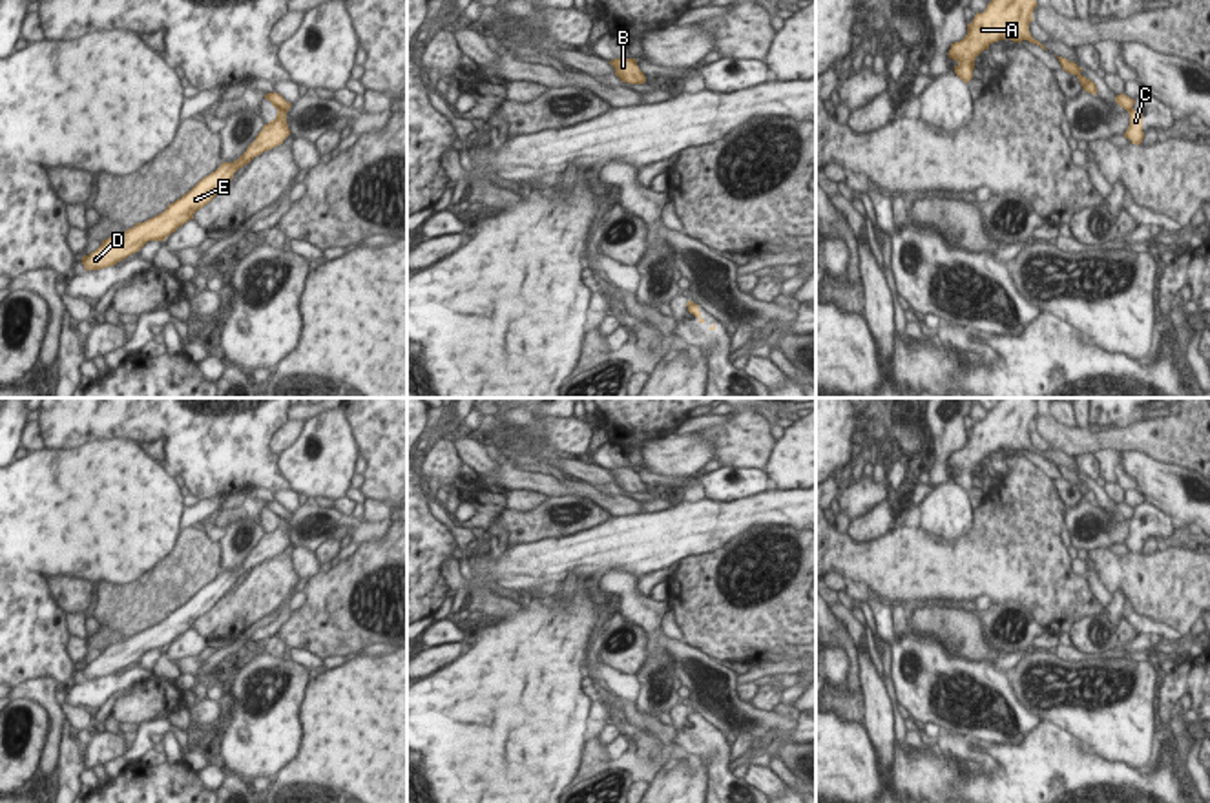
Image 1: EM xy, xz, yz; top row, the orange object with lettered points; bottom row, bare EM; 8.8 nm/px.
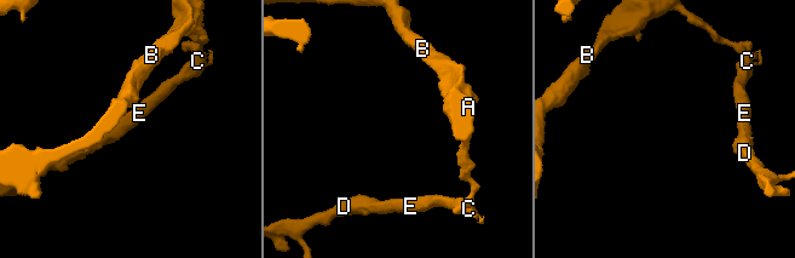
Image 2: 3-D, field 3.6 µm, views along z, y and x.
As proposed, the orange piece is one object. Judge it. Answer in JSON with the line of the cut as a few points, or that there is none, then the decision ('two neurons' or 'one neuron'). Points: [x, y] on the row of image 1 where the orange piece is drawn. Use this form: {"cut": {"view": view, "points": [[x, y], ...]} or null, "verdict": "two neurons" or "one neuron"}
{"cut": {"view": "xy", "points": [[278, 110], [285, 112]]}, "verdict": "two neurons"}

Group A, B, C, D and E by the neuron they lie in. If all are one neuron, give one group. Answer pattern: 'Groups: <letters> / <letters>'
Groups: A B / C D E.

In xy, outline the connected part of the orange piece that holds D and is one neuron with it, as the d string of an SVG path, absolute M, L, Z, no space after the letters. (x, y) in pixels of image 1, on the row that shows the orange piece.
M277 111L276 119L263 126L256 141L237 161L223 162L215 172L201 179L188 193L168 204L162 214L104 239L95 252L84 256L82 265L86 272L113 266L139 252L148 241L164 241L179 226L193 219L193 214L208 204L232 181L239 168L263 151L283 144L288 135L287 111Z

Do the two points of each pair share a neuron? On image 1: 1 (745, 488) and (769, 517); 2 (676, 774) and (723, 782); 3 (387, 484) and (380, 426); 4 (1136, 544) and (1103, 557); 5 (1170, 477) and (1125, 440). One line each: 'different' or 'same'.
1: different
2: different
3: same
4: different
5: different

